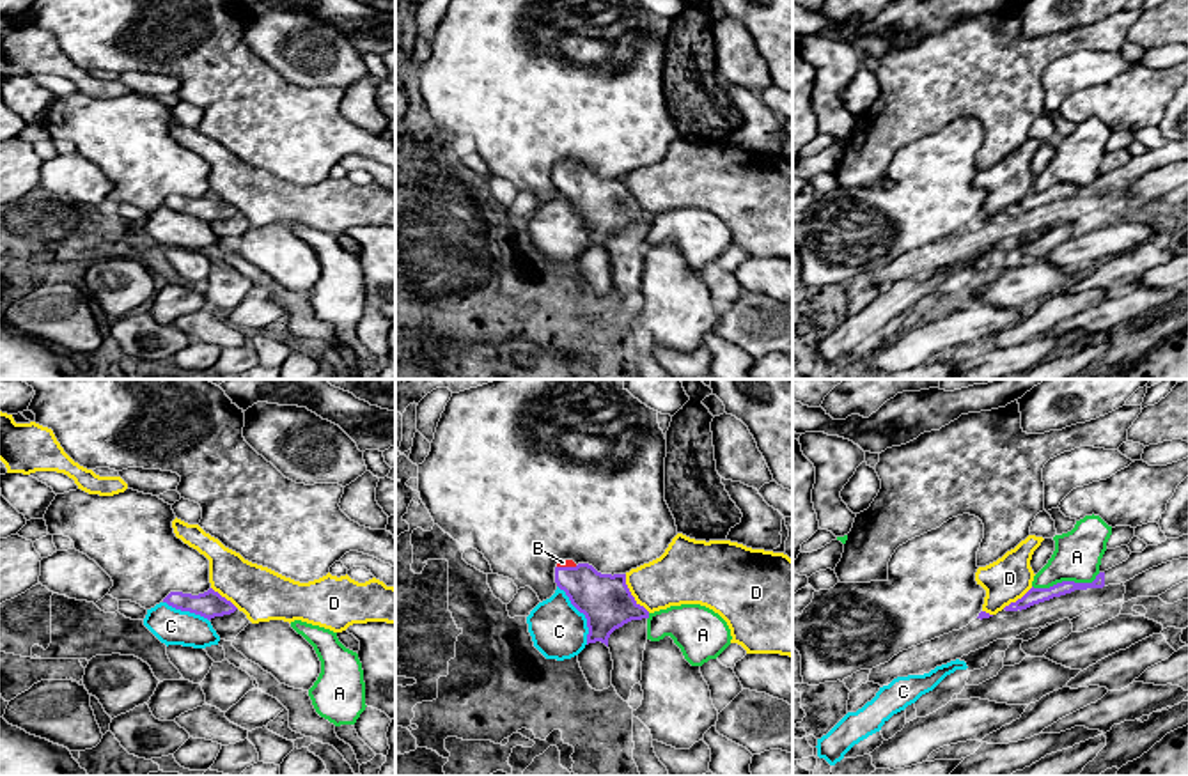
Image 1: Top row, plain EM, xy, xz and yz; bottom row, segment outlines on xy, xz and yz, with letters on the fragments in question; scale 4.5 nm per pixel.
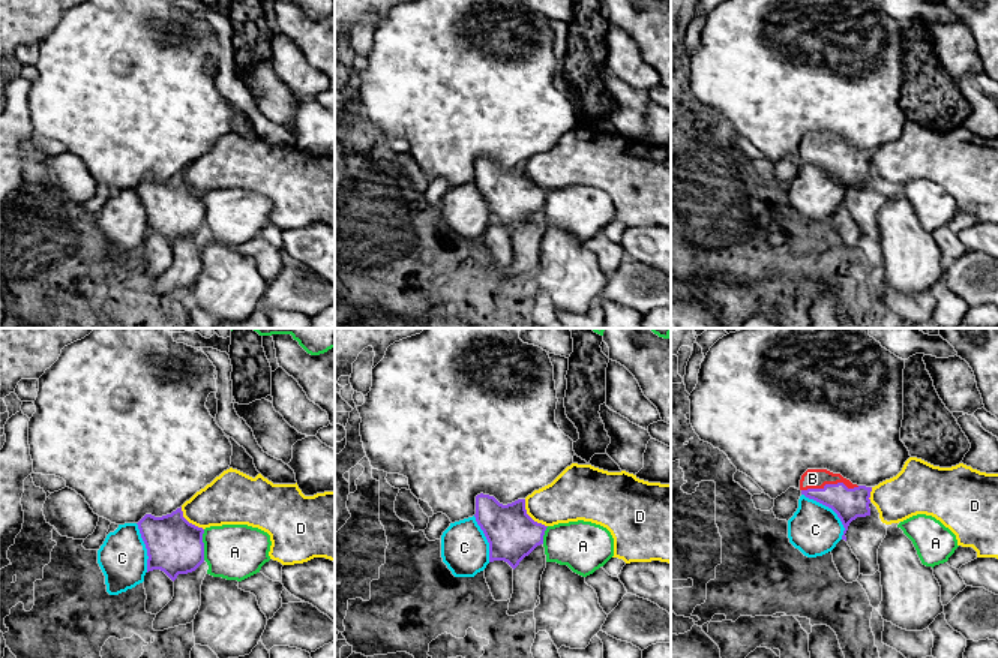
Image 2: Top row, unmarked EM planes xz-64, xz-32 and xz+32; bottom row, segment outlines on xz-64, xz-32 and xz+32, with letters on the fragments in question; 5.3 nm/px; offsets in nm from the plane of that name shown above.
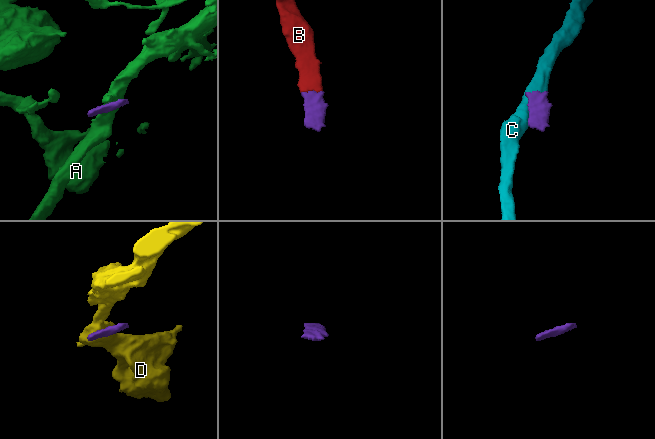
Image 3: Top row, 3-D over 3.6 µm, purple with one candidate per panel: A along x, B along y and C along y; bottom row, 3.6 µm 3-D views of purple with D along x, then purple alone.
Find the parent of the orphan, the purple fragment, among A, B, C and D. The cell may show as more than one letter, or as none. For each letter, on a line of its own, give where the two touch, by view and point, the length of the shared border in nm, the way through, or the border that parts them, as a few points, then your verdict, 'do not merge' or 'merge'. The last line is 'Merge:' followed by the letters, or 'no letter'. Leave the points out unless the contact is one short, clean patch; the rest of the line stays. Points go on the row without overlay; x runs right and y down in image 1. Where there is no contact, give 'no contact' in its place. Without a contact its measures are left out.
A: contact yz (1066, 185); length 320 nm; border yz (1100, 176), (1091, 185), (1057, 185), (1048, 190), (1032, 190); do not merge
B: contact xz (566, 170); length 100 nm; way xz (607, 206), (566, 170), (562, 165); merge
C: contact xz (584, 217); length 300 nm; do not merge
D: contact xz (630, 197); length 200 nm; border xz (625, 178), (630, 197), (649, 215); do not merge
Merge: B

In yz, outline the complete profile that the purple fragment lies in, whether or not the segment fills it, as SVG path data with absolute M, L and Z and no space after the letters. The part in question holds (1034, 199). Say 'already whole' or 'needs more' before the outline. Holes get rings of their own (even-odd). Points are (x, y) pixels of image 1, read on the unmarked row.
needs more; M1188 138L1179 142L1167 142L1158 149L1147 149L1142 156L1131 156L1129 161L1105 175L1099 175L1092 186L1075 186L1075 184L1062 184L1050 191L1030 191L1021 202L1005 209L1005 214L1021 214L1034 207L1050 204L1053 200L1060 200L1071 197L1075 193L1087 193L1087 191L1103 191L1108 188L1121 188L1135 179L1158 170L1161 167L1188 161Z

